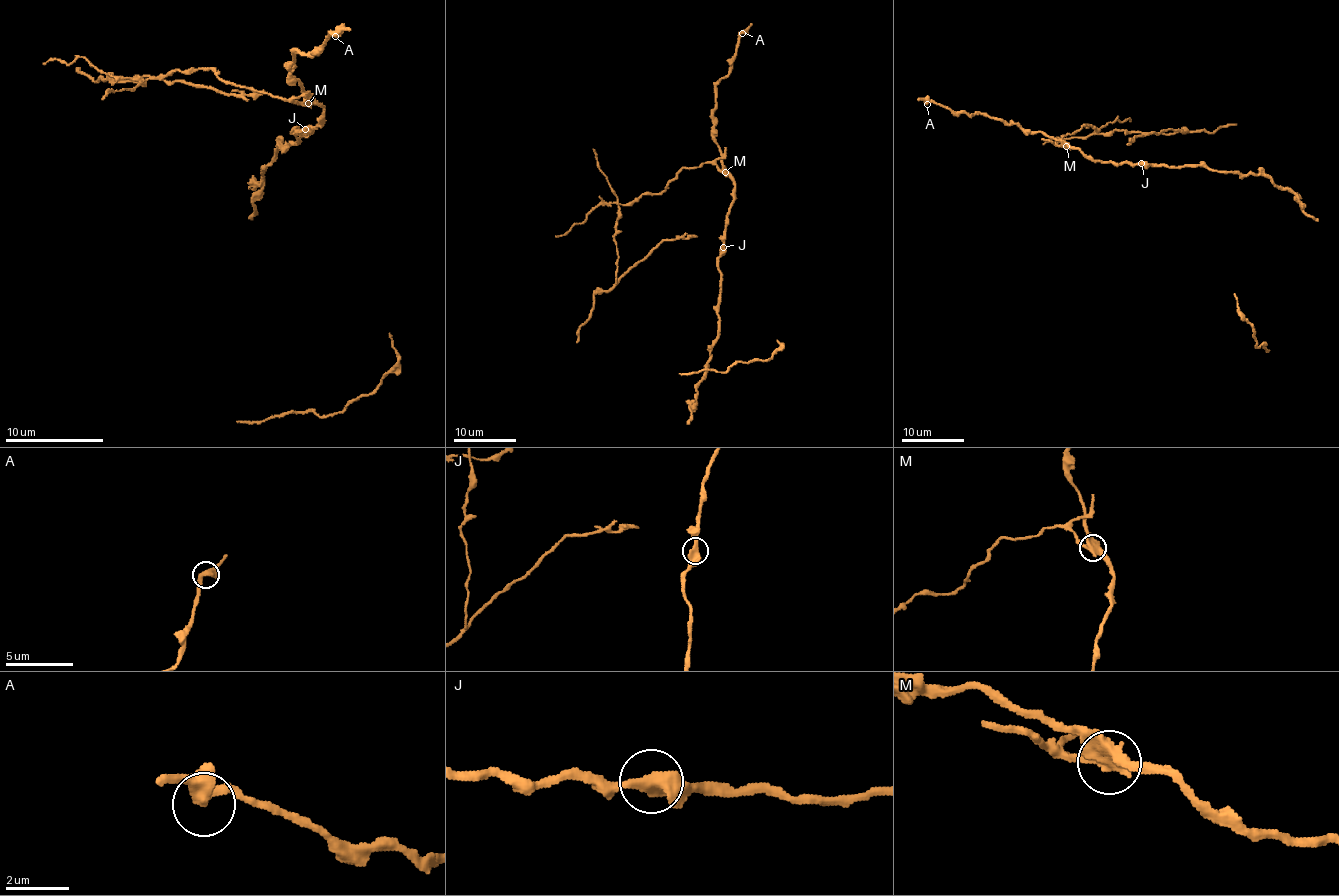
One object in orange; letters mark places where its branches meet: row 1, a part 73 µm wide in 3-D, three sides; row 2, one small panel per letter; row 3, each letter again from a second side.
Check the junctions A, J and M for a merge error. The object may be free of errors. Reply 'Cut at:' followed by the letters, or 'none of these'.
Cut at: M

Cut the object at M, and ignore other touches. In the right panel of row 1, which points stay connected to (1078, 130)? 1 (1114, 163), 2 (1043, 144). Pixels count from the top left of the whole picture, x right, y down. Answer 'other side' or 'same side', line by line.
1: other side
2: same side

